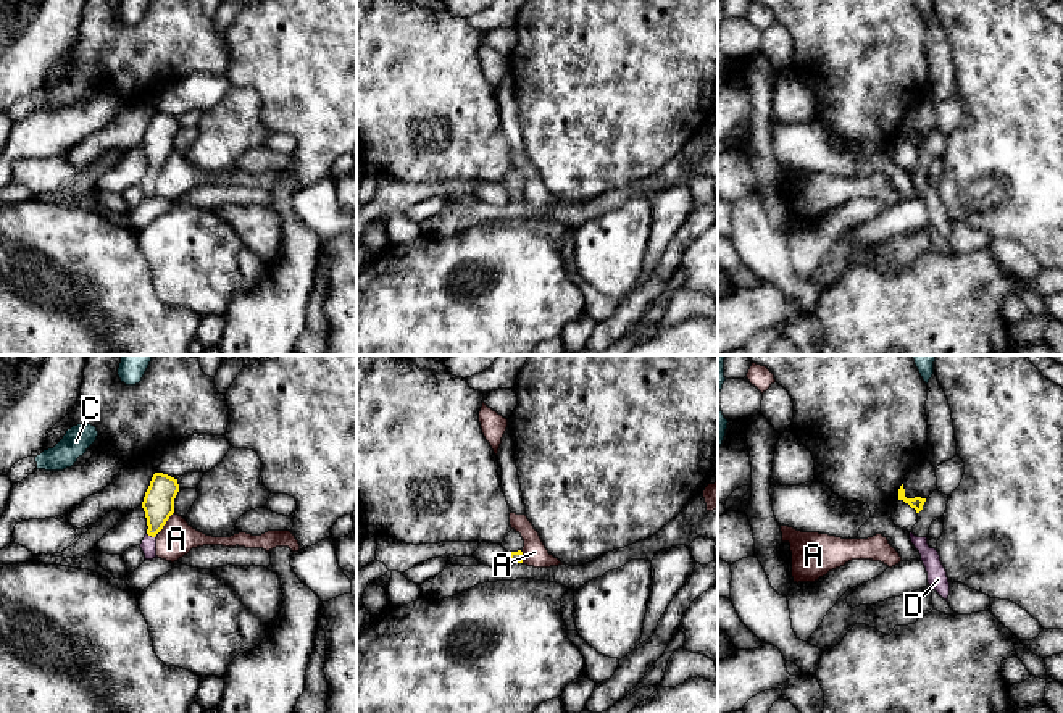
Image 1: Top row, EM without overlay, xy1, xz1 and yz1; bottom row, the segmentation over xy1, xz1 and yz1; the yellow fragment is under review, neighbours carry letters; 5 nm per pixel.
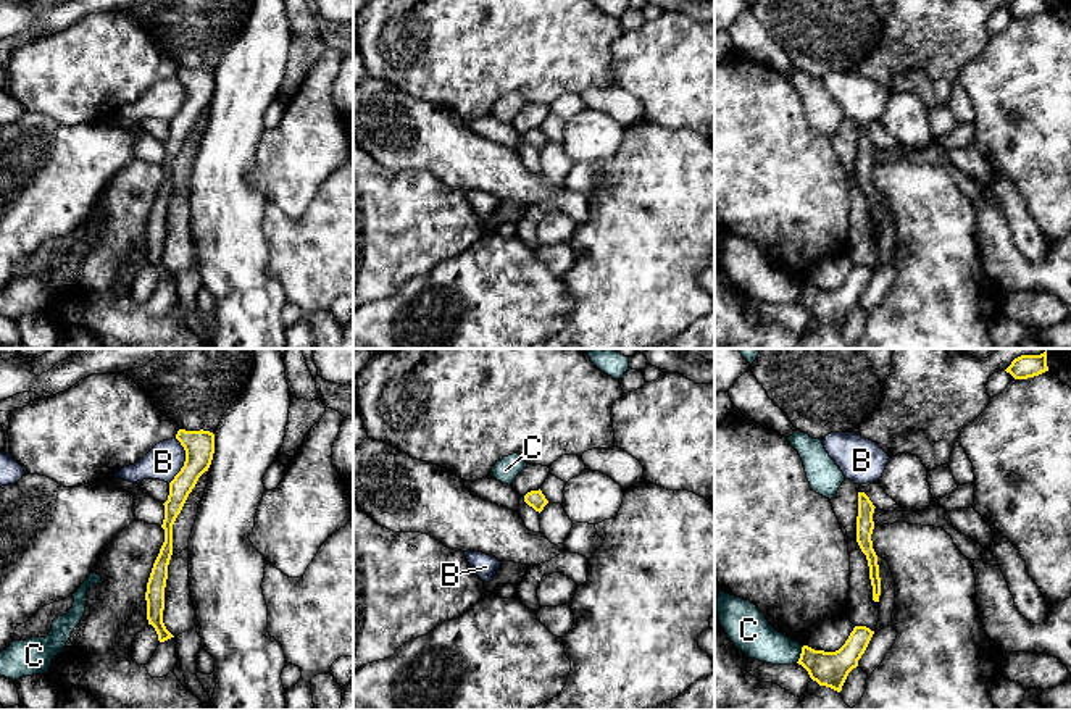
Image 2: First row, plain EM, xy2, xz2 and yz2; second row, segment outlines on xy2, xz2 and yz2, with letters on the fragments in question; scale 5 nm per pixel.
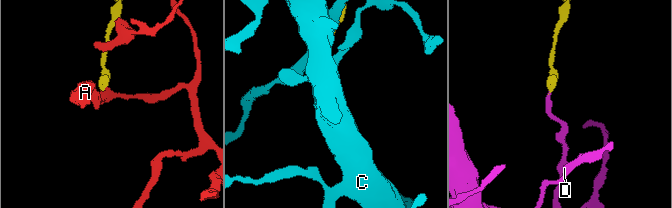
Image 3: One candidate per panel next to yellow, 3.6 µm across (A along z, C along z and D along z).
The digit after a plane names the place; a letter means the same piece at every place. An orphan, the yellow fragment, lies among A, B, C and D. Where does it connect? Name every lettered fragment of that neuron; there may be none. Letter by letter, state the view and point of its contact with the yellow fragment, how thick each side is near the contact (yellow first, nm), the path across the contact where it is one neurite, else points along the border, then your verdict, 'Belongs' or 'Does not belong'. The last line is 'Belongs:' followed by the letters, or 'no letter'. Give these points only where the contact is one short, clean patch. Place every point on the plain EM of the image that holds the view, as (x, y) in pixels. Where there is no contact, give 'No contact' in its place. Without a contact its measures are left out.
A: Touches yellow at xy1 (166, 158). Thickness 160 nm (yellow) against 180 nm. Boundary: xy1 (173, 150), (158, 170). Does not belong
B: Touches yellow at xy2 (186, 99). Thickness 150 nm (yellow) against 180 nm. Boundary: xy2 (176, 76), (184, 89), (184, 104), (168, 121). Does not belong
C: Touches yellow at yz2 (800, 292). Thickness 180 nm (yellow) against 190 nm. Boundary: yz2 (804, 284), (795, 300). Does not belong
D: Touches yellow at xy1 (152, 175). Thickness 160 nm (yellow) against 80 nm. Path across: xy1 (158, 142), (152, 175), (149, 183). Belongs
Belongs: D

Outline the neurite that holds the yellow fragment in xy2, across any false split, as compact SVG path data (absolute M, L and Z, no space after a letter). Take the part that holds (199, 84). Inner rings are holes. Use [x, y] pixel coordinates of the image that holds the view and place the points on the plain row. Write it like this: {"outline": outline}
{"outline": "M179 68L176 77L185 89L185 100L181 110L169 121L169 134L165 144L165 181L153 202L147 221L147 258L158 273L158 279L165 281L174 276L163 261L165 226L168 218L168 203L173 194L173 163L181 152L189 132L195 126L198 116L208 110L215 92L215 73L210 69Z"}

